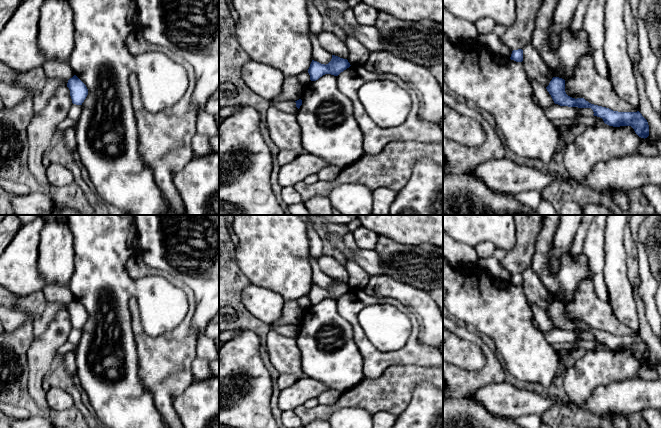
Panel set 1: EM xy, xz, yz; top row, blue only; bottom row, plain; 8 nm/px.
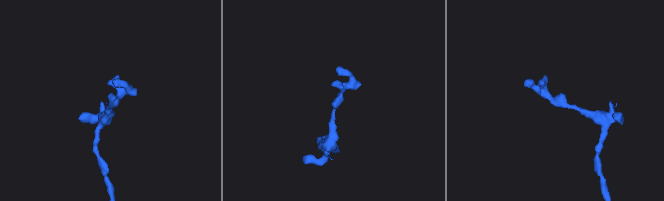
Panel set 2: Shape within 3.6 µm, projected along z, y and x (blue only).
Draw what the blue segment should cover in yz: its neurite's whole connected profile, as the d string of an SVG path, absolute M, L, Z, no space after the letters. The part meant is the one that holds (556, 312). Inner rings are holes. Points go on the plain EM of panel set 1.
M553 301L546 313L555 328L568 331L591 332L594 336L593 339L602 342L604 347L609 350L631 350L639 361L645 363L649 360L648 346L639 335L618 336L591 328L584 322L572 322L565 316L565 304L559 301Z

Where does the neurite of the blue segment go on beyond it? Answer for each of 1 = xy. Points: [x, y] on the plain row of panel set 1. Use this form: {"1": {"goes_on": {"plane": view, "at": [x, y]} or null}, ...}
{"1": {"goes_on": null}}

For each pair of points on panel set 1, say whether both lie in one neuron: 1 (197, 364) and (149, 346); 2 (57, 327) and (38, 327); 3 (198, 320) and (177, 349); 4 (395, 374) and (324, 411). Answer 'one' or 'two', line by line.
1: two
2: two
3: two
4: one

